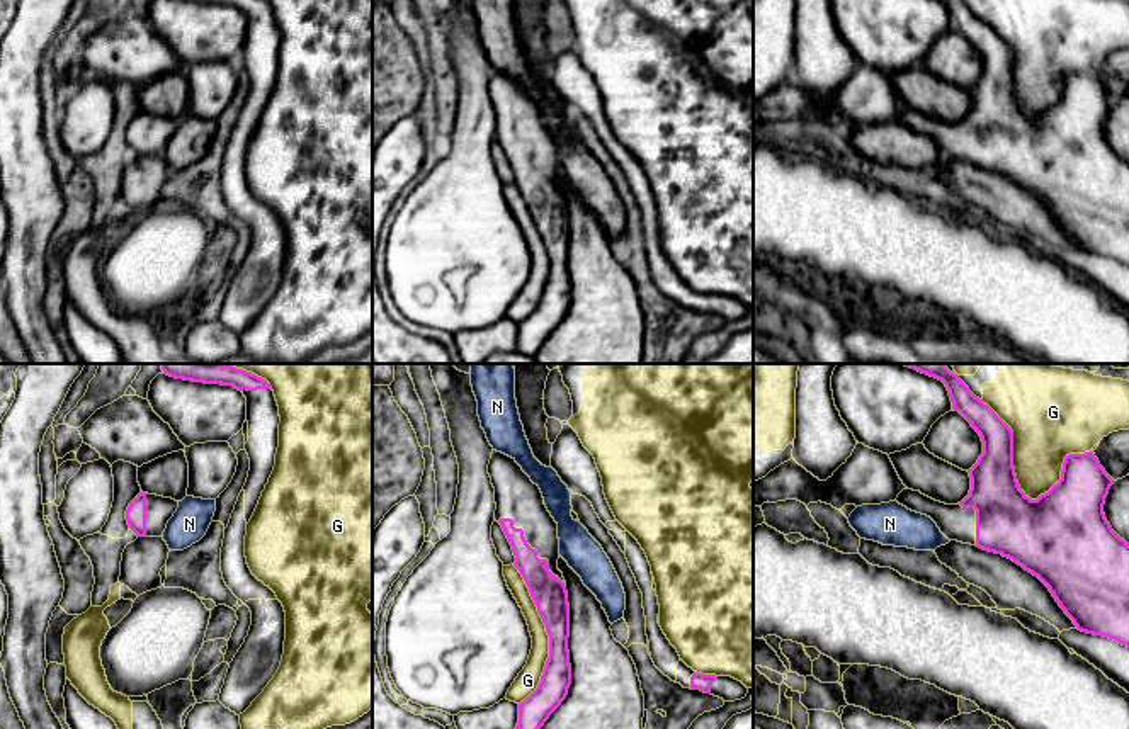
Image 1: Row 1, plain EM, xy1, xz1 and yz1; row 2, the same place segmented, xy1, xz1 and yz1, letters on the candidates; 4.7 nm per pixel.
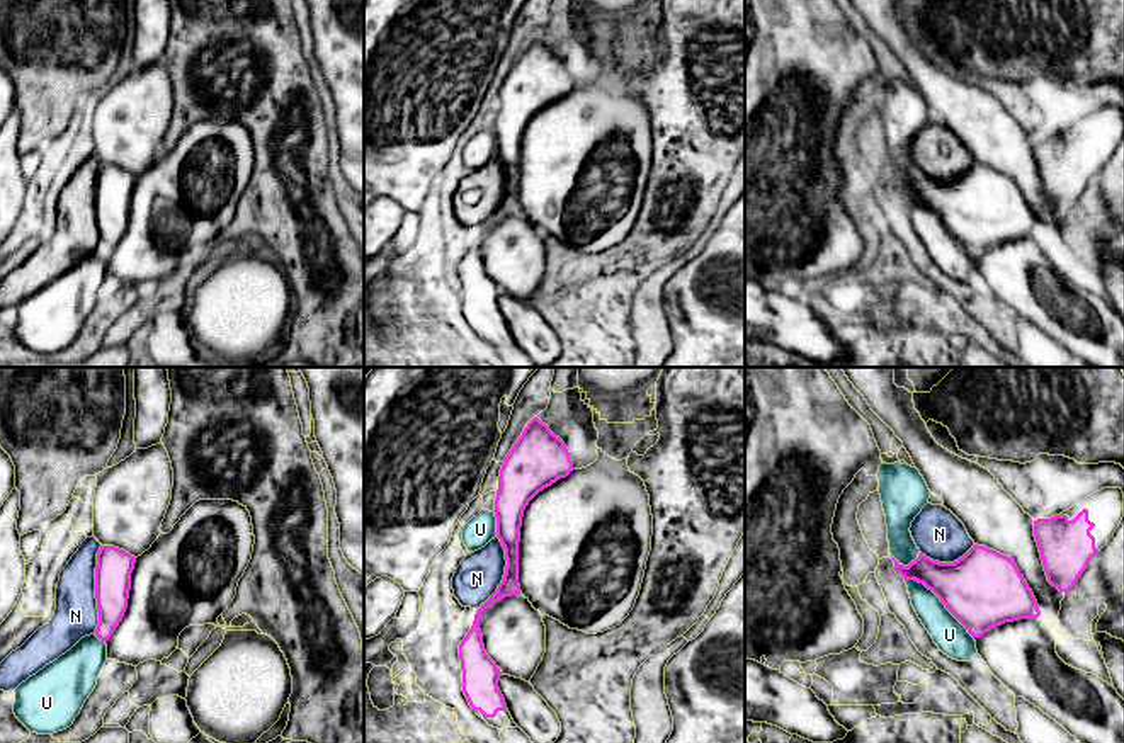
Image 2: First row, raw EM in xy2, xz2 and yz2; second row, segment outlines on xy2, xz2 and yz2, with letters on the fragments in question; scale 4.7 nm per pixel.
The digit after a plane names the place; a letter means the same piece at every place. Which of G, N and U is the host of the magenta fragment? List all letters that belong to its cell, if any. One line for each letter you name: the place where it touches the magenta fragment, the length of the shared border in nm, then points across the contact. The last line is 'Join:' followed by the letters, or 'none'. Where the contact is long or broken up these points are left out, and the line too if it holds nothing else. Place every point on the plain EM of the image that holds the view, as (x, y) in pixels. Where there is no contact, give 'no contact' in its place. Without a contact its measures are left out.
Join: none

